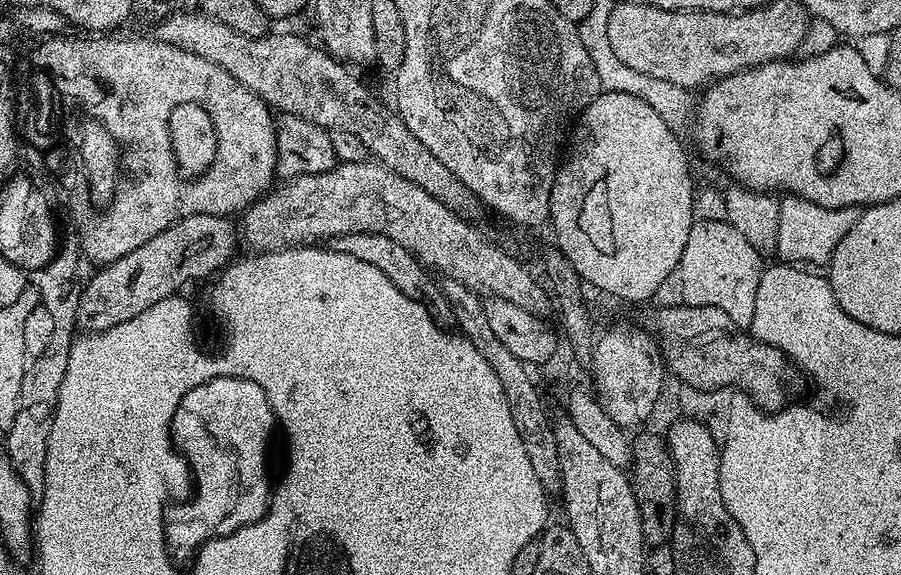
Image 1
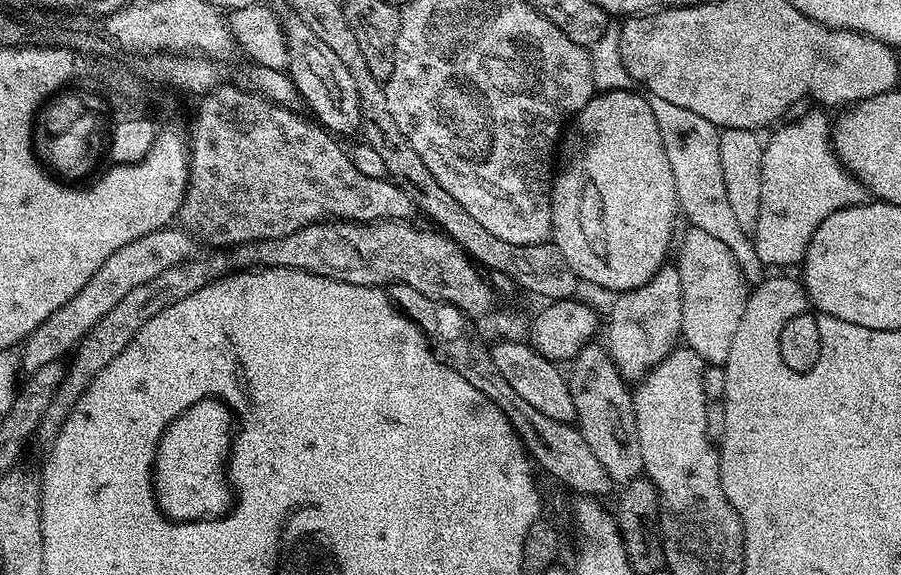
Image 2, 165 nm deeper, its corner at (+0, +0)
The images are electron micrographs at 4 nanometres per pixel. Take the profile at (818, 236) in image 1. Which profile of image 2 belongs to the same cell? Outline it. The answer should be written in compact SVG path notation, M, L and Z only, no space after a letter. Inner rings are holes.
M808 112L801 120L796 120L793 124L788 124L785 128L780 128L772 136L769 144L763 145L764 157L760 163L760 173L762 174L762 202L760 203L760 214L758 216L758 226L754 233L754 243L756 253L760 263L771 266L773 269L784 270L787 264L799 265L808 252L810 242L830 214L834 214L843 208L852 208L855 204L863 204L869 199L870 193L855 180L842 167L831 143L830 120L820 112Z

